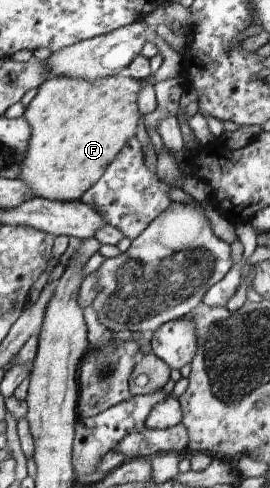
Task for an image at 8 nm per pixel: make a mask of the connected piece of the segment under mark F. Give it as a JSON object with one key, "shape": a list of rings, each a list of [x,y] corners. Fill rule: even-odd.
{"shape":[[[148,27],[146,40],[156,45],[163,59],[159,69],[146,79],[132,79],[122,73],[92,80],[56,75],[46,78],[37,88],[23,113],[33,129],[33,139],[19,178],[32,187],[34,198],[78,201],[103,178],[117,155],[132,140],[132,135],[136,135],[140,119],[136,95],[142,87],[179,76],[184,65],[183,55],[158,36],[153,27]]]}

